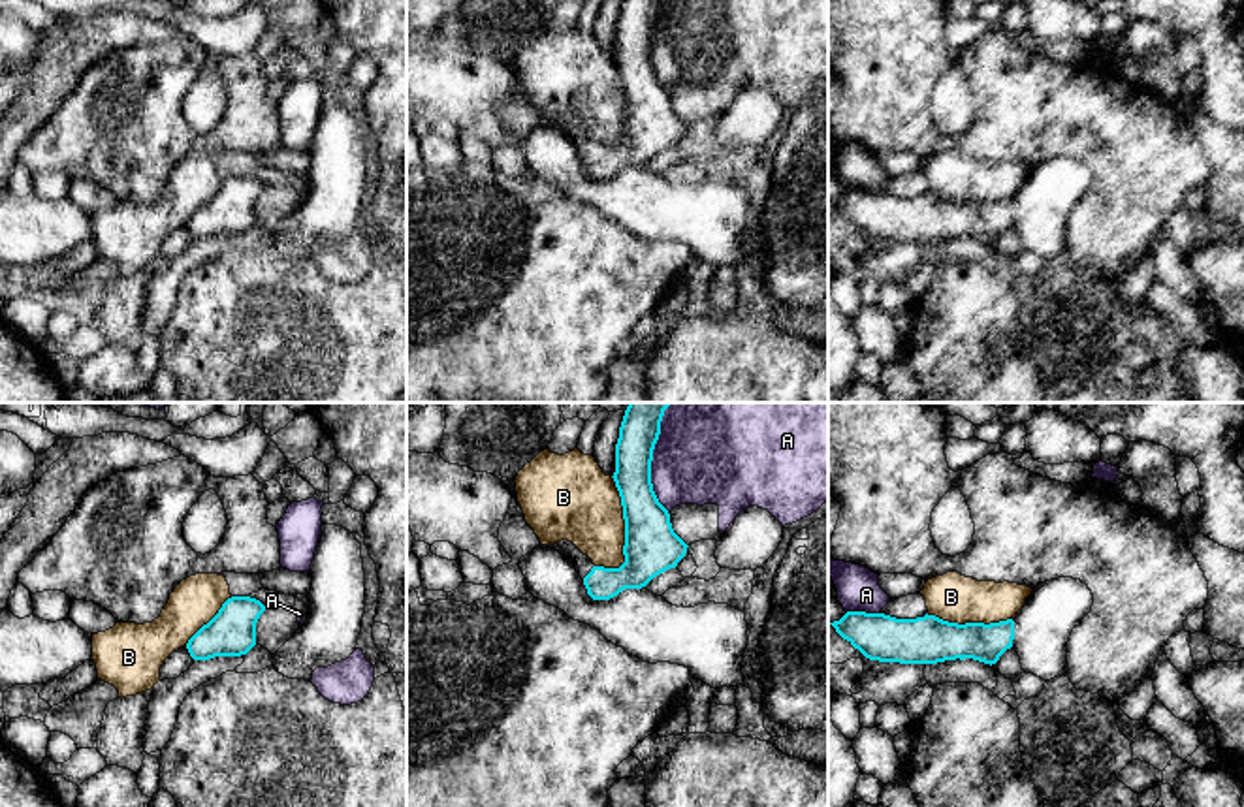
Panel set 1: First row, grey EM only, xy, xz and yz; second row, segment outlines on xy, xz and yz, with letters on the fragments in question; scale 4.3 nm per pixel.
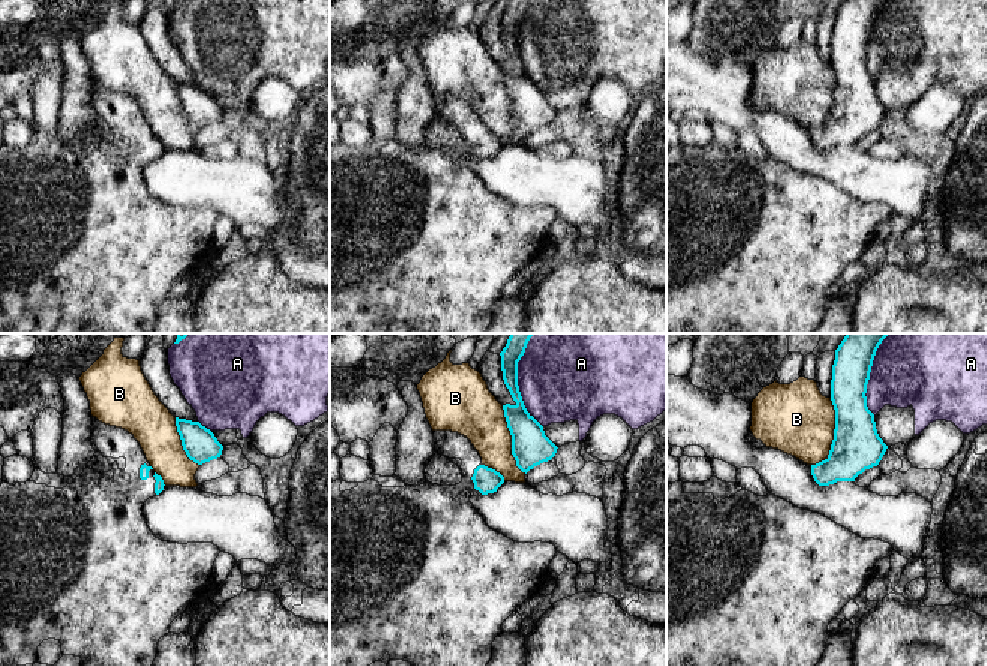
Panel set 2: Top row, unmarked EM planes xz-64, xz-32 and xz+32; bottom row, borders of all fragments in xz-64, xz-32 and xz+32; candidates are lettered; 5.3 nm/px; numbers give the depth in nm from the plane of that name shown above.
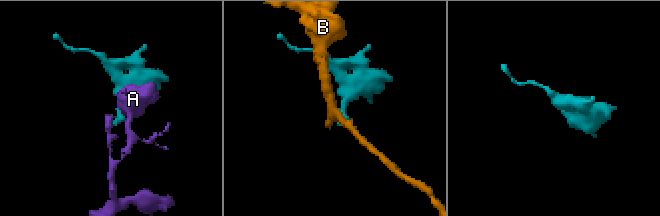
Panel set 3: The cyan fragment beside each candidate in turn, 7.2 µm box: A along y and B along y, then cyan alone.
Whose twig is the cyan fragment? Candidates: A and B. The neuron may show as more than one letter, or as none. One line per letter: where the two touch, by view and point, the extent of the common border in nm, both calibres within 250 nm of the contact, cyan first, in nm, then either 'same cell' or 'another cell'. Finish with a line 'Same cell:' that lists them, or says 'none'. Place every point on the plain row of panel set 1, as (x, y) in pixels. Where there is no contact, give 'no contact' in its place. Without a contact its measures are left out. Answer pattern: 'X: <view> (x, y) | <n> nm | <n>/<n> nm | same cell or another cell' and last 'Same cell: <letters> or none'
A: xz (650, 46) | 380 nm | 190/360 nm | another cell
B: xz (625, 102) | 400 nm | 240/360 nm | another cell
Same cell: none

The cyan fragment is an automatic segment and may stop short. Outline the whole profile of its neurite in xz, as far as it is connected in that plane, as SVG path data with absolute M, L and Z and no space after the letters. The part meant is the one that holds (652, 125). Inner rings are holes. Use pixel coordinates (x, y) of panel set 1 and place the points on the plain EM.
M621 0L615 23L614 60L625 98L625 141L619 147L595 145L572 120L548 126L565 134L583 158L593 179L610 179L625 167L642 167L659 152L676 147L687 122L674 111L668 88L651 62L653 28L661 0Z

